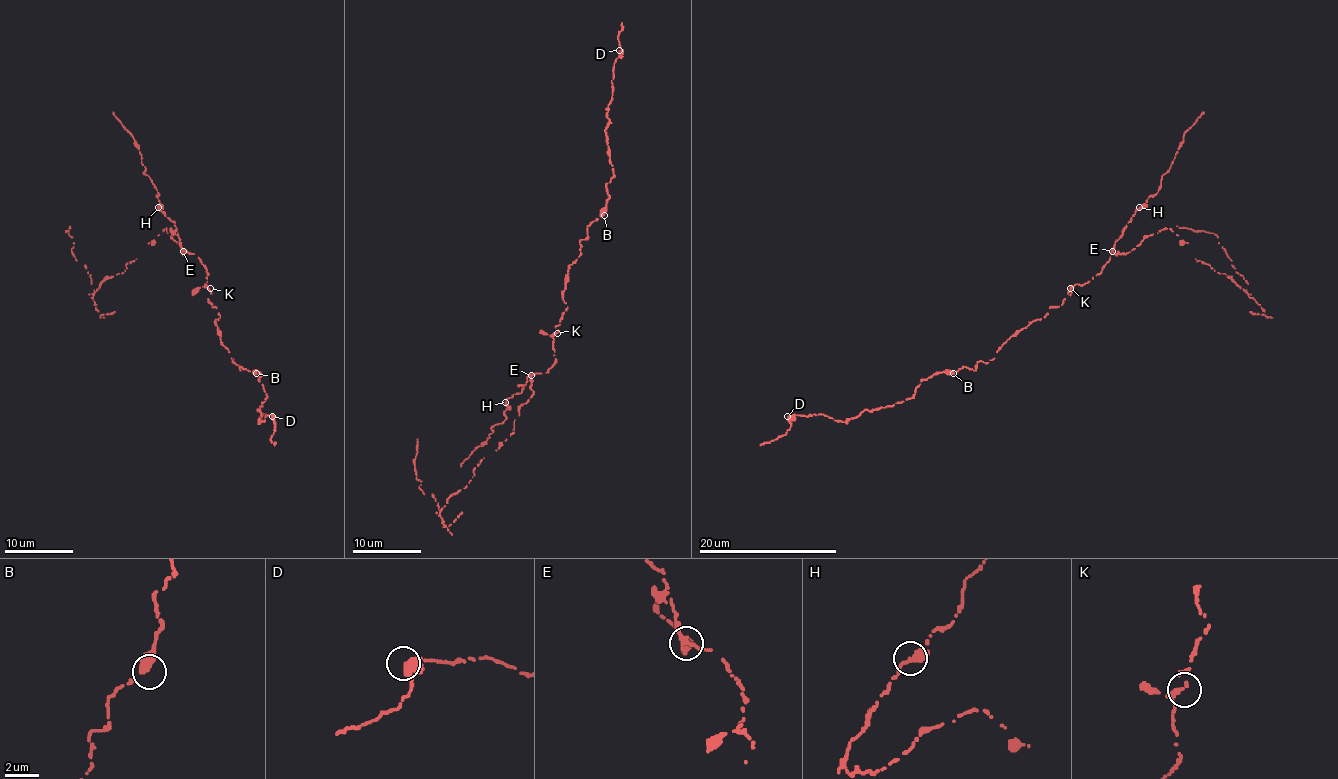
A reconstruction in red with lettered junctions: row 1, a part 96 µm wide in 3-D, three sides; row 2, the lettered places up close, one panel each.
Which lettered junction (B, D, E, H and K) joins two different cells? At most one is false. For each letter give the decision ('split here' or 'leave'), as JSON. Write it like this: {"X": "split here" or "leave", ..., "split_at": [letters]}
{"B": "leave", "D": "leave", "E": "split here", "H": "leave", "K": "leave", "split_at": ["E"]}

